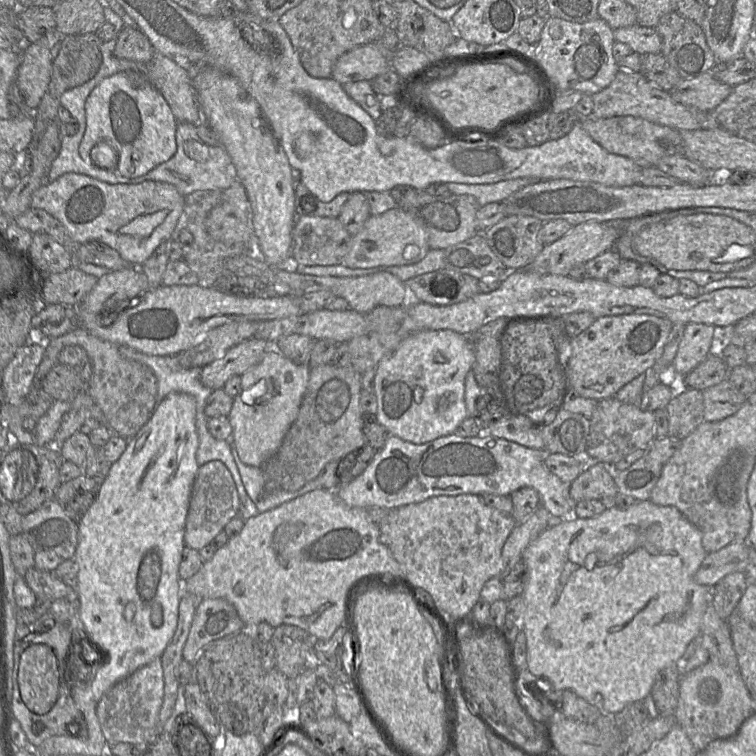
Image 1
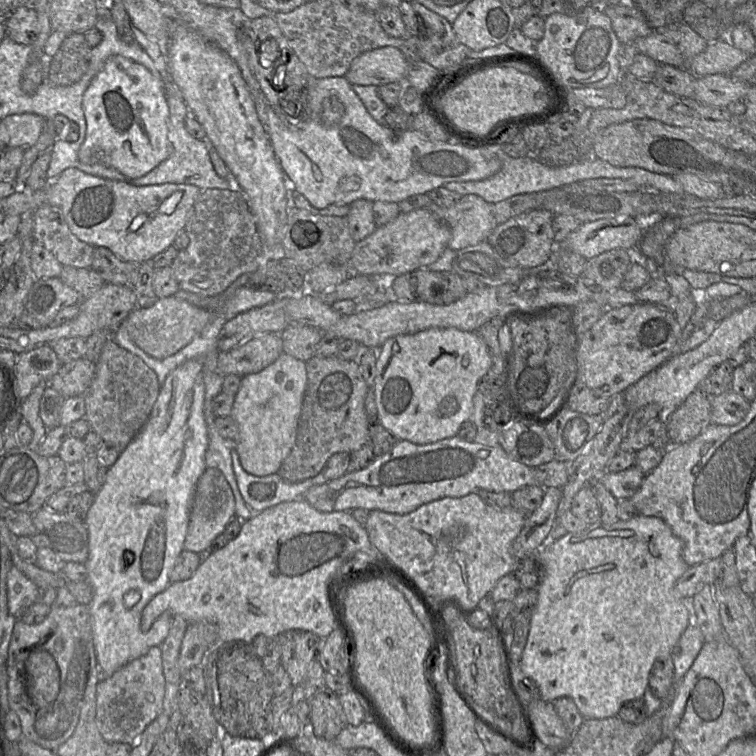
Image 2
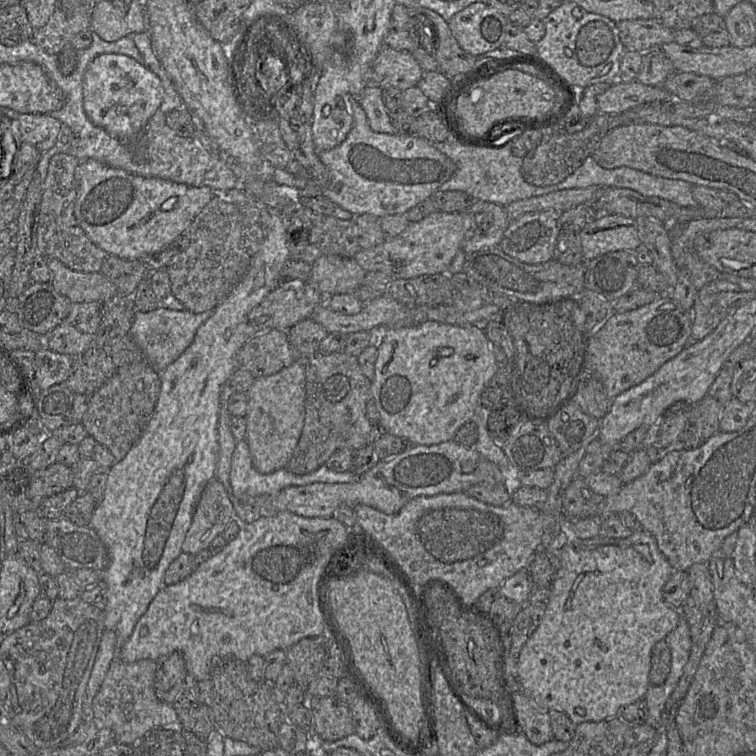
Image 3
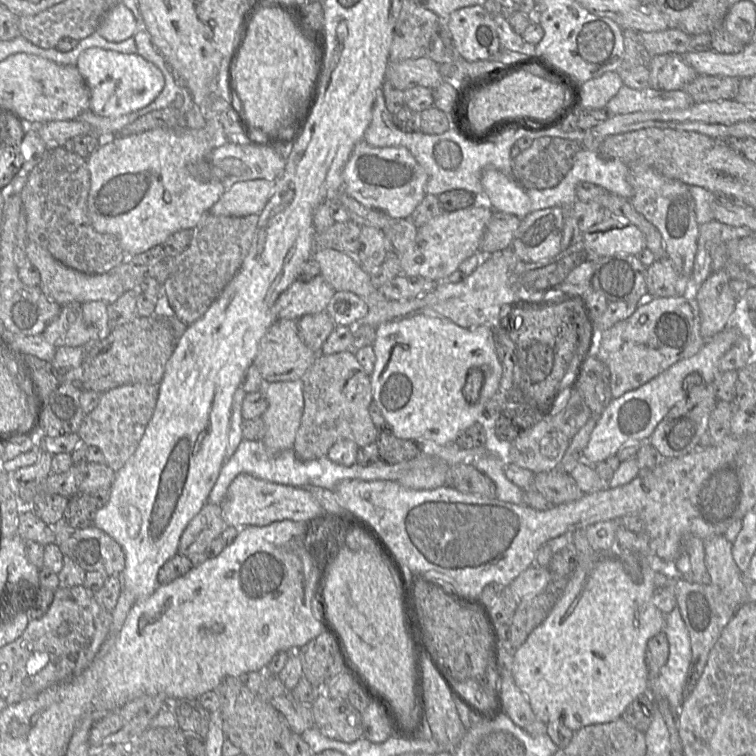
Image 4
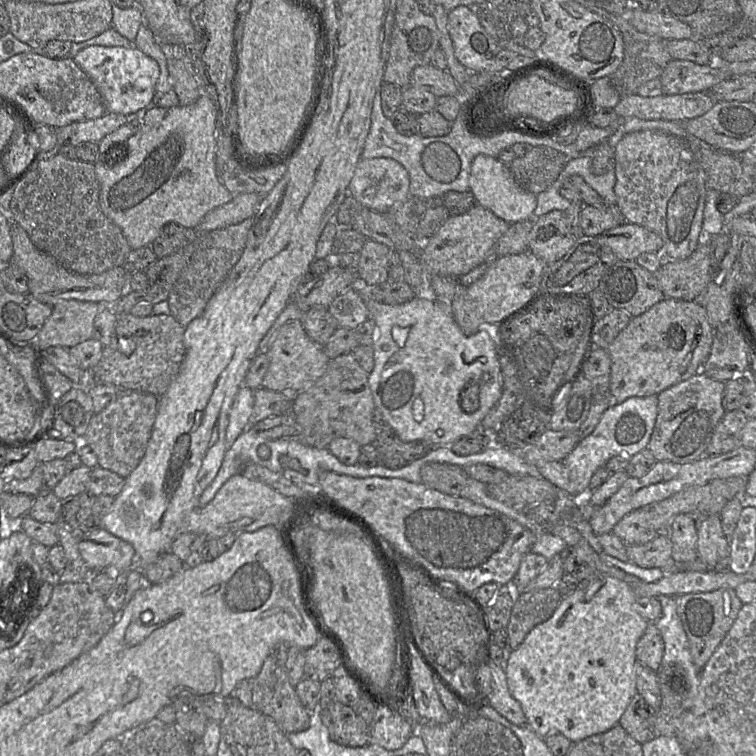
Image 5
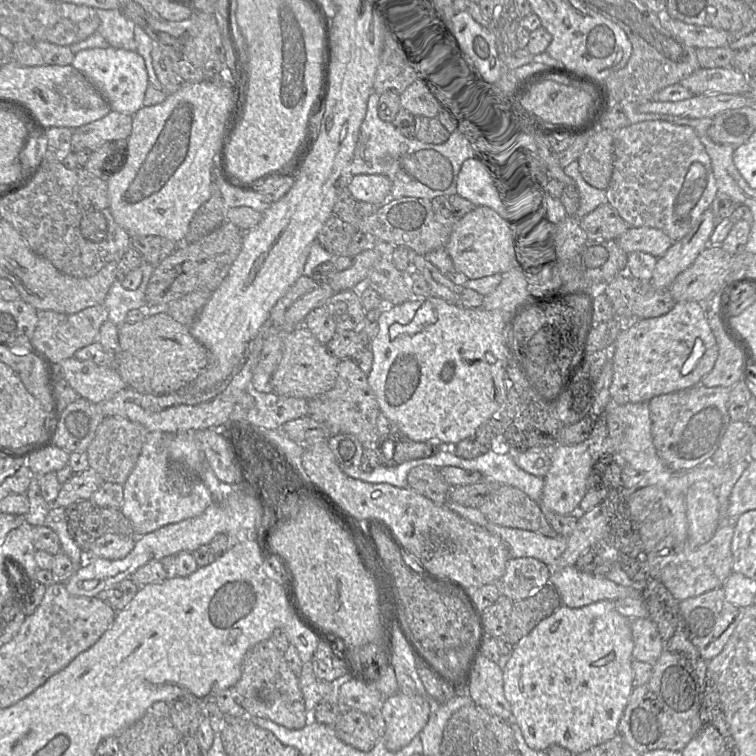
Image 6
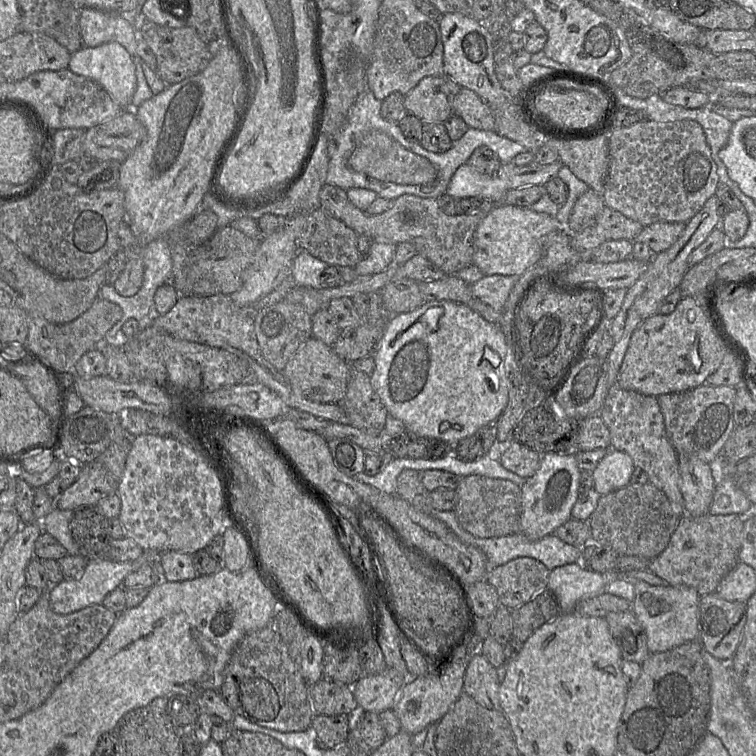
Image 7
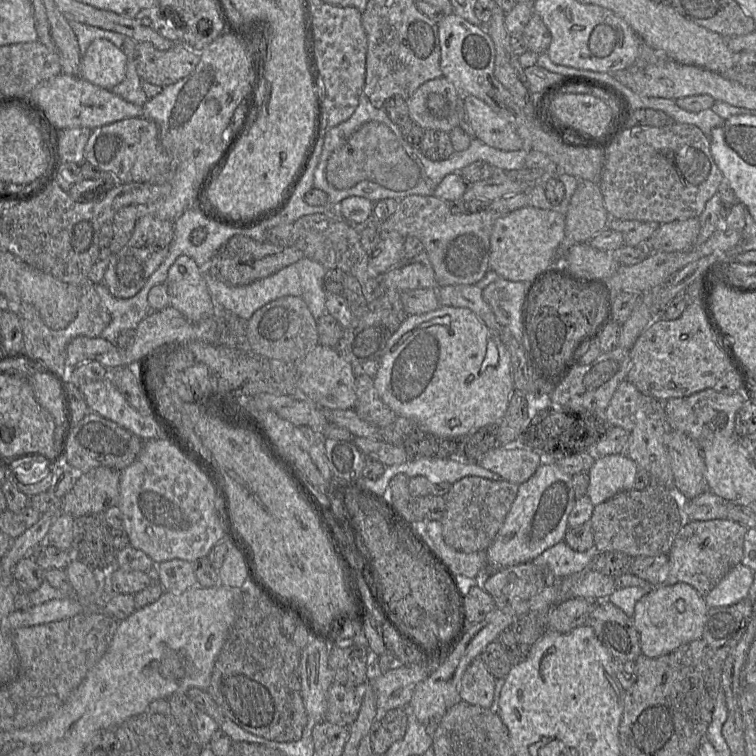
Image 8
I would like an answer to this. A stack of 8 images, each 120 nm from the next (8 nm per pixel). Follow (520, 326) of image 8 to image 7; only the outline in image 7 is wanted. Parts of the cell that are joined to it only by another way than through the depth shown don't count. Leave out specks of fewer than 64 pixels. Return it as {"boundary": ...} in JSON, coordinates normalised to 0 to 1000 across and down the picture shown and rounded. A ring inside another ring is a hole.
{"boundary":[[[671,364],[640,365],[623,377],[626,392],[655,411],[664,413],[683,368]]]}

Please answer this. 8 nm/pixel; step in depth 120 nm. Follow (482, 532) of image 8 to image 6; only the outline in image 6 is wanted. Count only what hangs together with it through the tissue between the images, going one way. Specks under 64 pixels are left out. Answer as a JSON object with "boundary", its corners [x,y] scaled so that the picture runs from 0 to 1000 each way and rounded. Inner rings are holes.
{"boundary":[[[657,642],[656,647],[643,657],[642,664],[632,673],[648,690],[661,696],[701,701],[728,712],[738,708],[725,692],[713,665],[679,643]]]}

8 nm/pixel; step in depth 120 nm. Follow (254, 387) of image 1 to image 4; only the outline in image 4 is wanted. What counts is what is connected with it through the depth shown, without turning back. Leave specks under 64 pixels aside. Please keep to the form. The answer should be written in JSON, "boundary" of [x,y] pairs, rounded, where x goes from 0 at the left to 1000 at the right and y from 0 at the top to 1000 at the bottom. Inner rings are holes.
{"boundary":[[[401,501],[351,507],[344,516],[354,538],[345,550],[352,571],[347,579],[360,601],[388,594],[401,544]]]}

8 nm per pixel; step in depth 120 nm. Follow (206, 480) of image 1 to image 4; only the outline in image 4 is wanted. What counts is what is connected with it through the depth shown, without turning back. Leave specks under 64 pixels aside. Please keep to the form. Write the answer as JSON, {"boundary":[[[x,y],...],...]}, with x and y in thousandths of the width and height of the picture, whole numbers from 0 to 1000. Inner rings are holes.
{"boundary":[[[272,664],[242,702],[234,733],[250,735],[269,731],[276,720],[298,701],[292,668]]]}

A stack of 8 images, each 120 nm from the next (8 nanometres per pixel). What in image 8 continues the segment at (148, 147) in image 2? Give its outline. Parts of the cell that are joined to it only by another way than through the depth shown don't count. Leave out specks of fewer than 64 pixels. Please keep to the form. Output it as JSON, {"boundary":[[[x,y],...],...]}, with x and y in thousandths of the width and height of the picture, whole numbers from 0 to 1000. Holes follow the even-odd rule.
{"boundary":[[[128,50],[107,75],[104,101],[147,120],[165,103],[167,87],[168,74],[161,65],[139,50]]]}

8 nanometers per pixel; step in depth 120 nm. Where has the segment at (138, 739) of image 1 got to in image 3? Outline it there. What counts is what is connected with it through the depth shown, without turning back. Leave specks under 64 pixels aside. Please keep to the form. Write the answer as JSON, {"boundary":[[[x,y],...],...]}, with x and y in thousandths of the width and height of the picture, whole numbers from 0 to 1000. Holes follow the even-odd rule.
{"boundary":[[[152,870],[144,881],[122,929],[123,951],[130,962],[144,963],[152,981],[180,987],[198,966],[214,960],[235,960],[237,951],[228,931],[212,927],[204,910],[210,876],[188,872],[165,877]]]}

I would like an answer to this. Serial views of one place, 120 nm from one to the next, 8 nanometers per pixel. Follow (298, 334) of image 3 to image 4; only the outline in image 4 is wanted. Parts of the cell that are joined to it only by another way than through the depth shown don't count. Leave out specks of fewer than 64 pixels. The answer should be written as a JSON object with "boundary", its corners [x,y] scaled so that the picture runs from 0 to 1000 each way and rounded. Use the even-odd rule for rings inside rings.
{"boundary":[[[431,411],[403,417],[393,423],[393,429],[399,450],[415,467],[425,466],[430,451],[444,433]]]}

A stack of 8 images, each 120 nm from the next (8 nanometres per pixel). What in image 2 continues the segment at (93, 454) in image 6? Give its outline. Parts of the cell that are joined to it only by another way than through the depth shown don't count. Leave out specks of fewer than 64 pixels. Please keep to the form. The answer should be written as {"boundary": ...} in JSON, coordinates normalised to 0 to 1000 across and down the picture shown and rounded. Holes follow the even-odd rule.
{"boundary":[[[144,448],[136,458],[127,479],[124,500],[112,519],[114,546],[112,554],[120,569],[126,570],[138,585],[144,585],[161,598],[180,578],[198,552],[198,541],[206,532],[213,515],[206,492],[185,472],[156,458],[149,448]]]}

